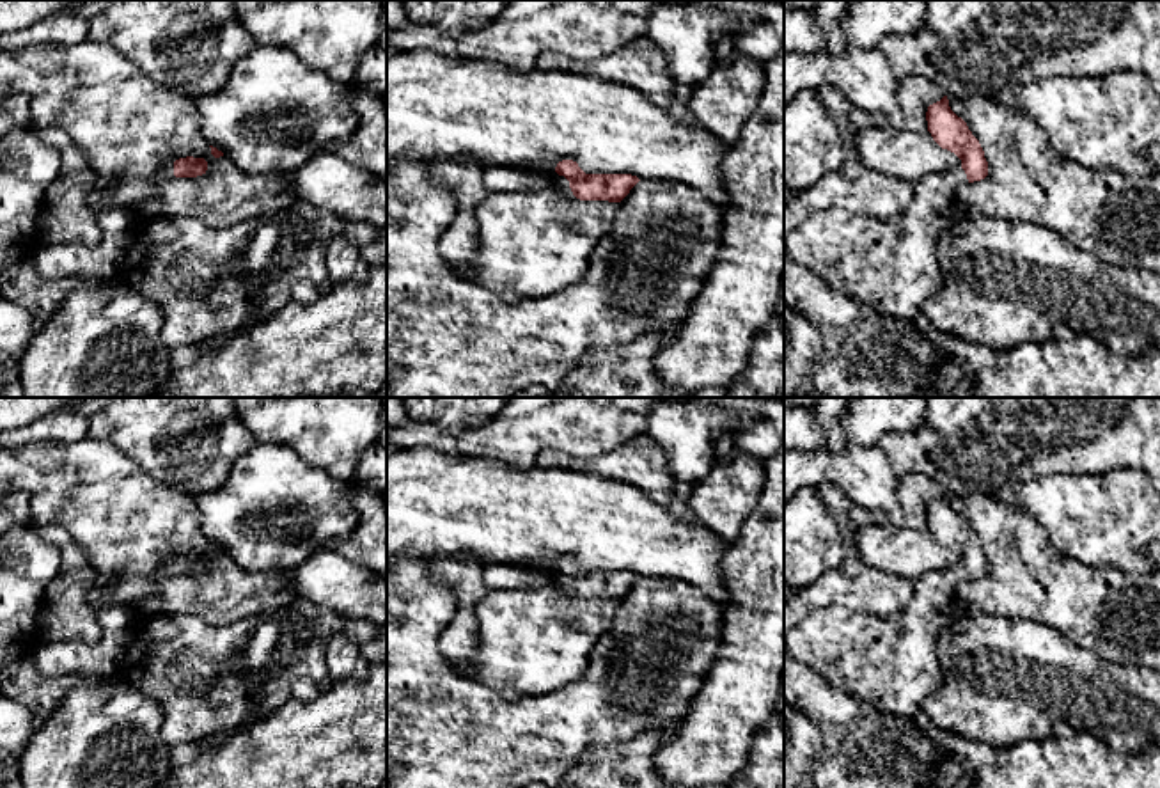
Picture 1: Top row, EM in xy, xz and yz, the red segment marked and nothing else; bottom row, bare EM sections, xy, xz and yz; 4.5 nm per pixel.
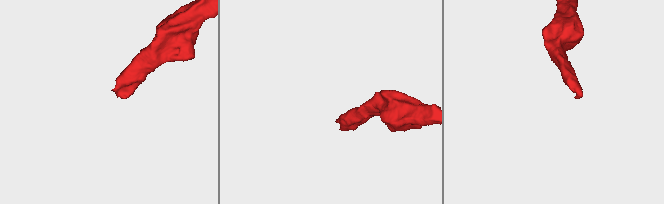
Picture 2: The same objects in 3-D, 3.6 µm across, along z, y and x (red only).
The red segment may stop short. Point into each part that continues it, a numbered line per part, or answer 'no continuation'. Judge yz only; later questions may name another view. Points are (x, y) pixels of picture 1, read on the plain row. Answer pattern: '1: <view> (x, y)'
1: yz (891, 664)

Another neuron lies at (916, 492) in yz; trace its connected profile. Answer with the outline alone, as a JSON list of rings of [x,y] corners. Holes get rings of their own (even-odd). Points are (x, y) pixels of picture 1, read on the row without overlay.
[[[906,474],[897,479],[896,493],[899,495],[899,508],[890,515],[890,524],[922,529],[928,527],[928,504],[940,499],[944,490],[926,476]]]

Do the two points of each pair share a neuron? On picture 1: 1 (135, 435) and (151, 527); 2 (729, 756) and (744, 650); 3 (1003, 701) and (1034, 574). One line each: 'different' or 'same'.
1: different
2: same
3: different

